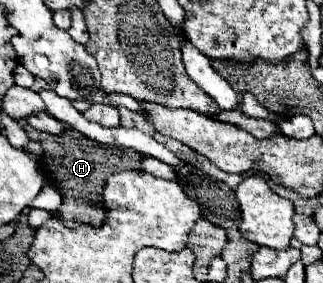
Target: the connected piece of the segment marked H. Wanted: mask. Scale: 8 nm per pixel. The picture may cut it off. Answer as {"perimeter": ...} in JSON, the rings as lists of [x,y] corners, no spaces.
{"perimeter":[[[22,122],[22,128],[28,132],[30,140],[38,140],[44,146],[44,158],[40,160],[42,172],[48,172],[50,176],[60,180],[60,194],[64,198],[64,204],[54,210],[54,214],[64,218],[68,228],[76,228],[80,224],[102,226],[108,220],[108,210],[102,206],[102,192],[106,188],[106,180],[122,170],[142,170],[144,154],[140,152],[92,142],[76,130],[68,130],[62,136],[54,136],[38,132],[26,122]]]}

